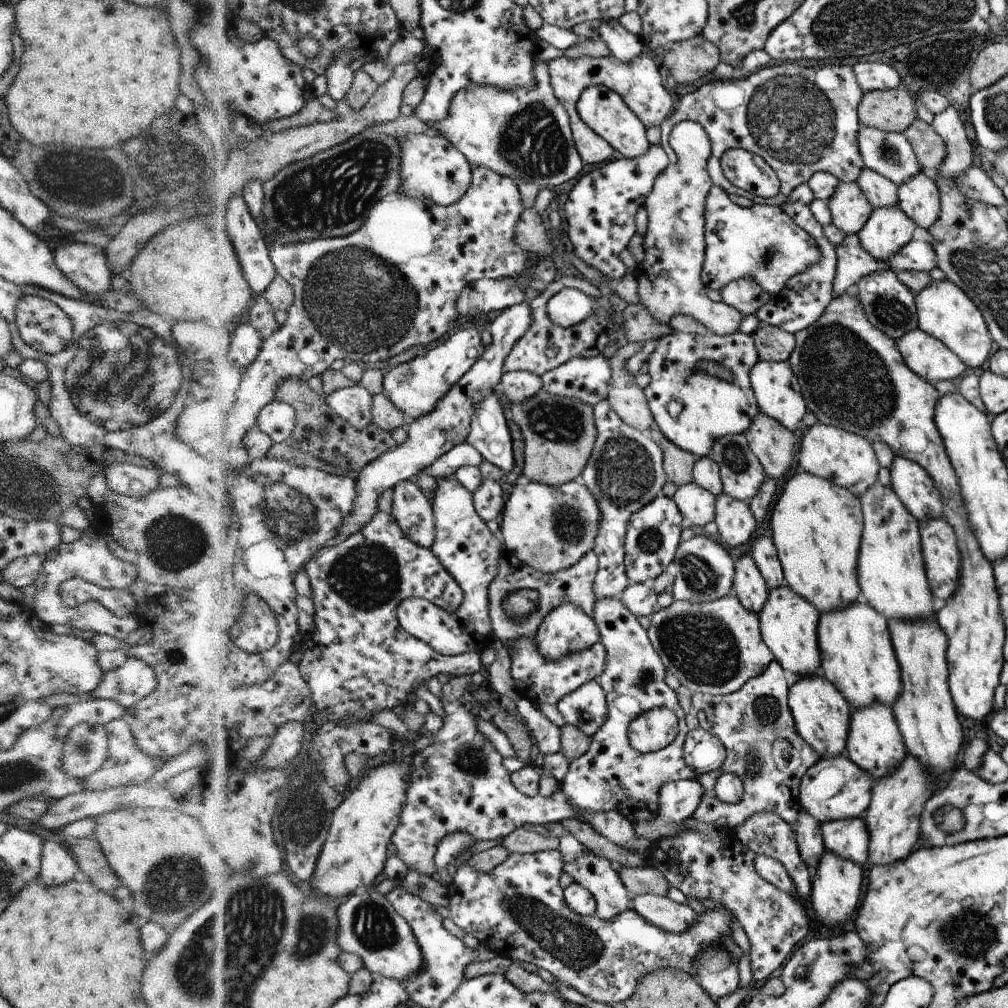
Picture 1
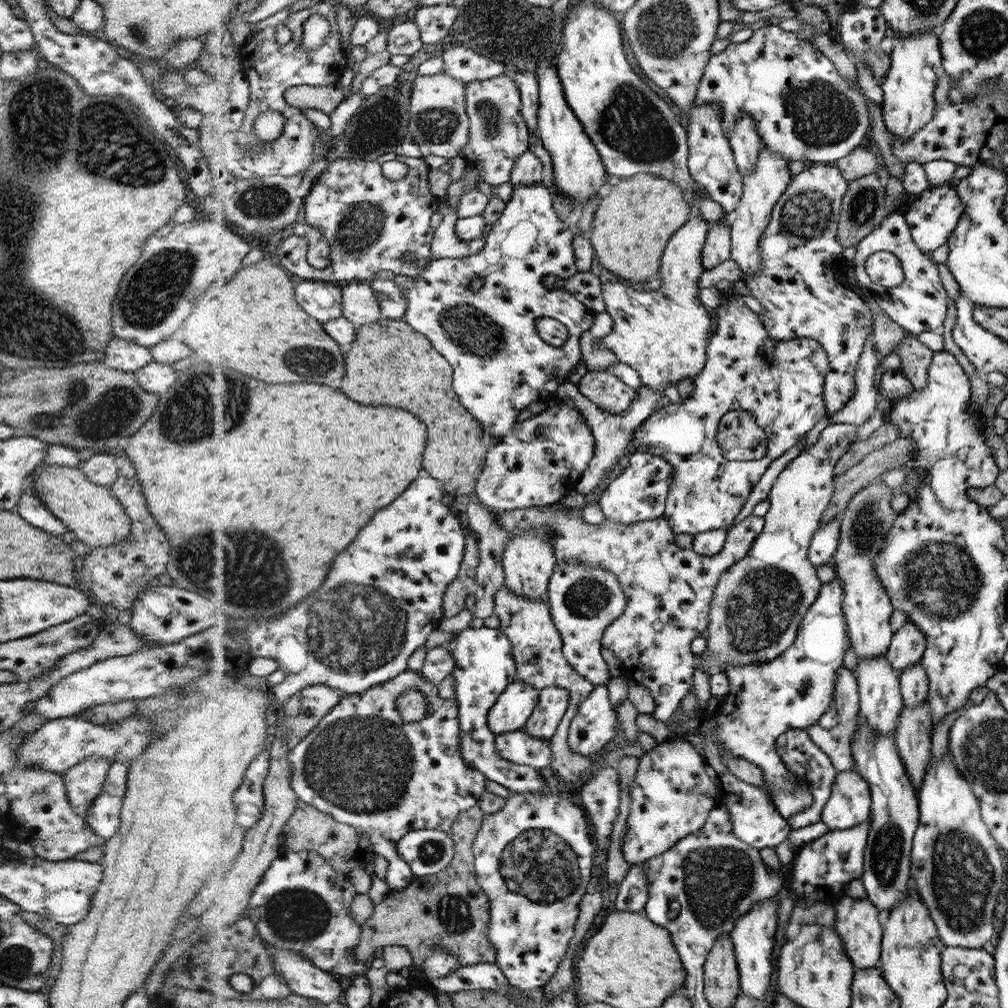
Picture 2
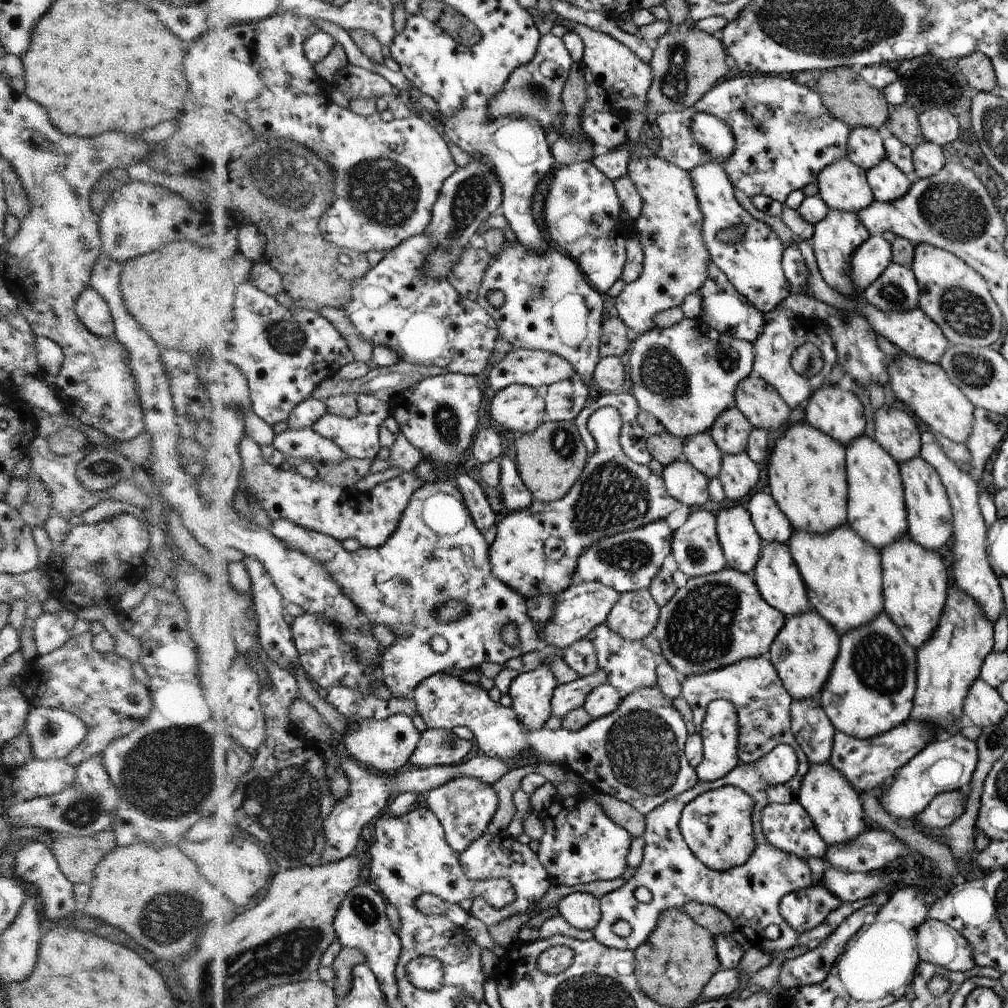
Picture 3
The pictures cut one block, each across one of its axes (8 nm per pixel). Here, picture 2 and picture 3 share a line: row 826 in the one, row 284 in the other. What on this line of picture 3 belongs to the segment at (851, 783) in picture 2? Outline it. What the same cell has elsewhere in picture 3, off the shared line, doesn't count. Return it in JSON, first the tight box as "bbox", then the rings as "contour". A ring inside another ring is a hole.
{"bbox":[811,209,869,302],"contour":[[[829,209],[827,215],[814,225],[811,238],[813,253],[821,272],[822,278],[828,286],[840,291],[845,297],[853,301],[864,302],[864,292],[853,284],[852,280],[852,258],[861,244],[869,238],[869,229],[862,224],[860,217],[855,212],[844,212]]]}

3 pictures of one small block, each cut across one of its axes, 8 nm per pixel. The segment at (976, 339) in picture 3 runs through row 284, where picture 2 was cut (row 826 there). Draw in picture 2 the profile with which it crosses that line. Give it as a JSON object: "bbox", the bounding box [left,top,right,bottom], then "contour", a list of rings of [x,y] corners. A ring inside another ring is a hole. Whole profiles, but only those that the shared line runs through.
{"bbox":[910,750,1004,949],"contour":[[[949,750],[948,753],[938,760],[931,760],[930,766],[928,766],[924,773],[923,783],[920,790],[917,792],[917,796],[920,804],[920,823],[916,834],[913,836],[912,874],[910,878],[914,880],[916,892],[922,897],[922,900],[926,904],[926,908],[928,908],[928,912],[930,912],[930,916],[933,918],[934,924],[937,926],[938,934],[944,942],[944,946],[982,949],[982,946],[984,946],[984,944],[992,938],[992,934],[994,934],[992,914],[994,914],[994,906],[996,906],[996,902],[998,902],[998,894],[1002,892],[1002,886],[1004,886],[1004,860],[1002,860],[1002,856],[1000,856],[1000,850],[996,848],[996,840],[992,833],[990,833],[990,828],[988,828],[982,818],[979,798],[975,795],[971,784],[963,777],[962,772],[959,772],[959,768],[953,761],[953,756],[950,754]]]}

